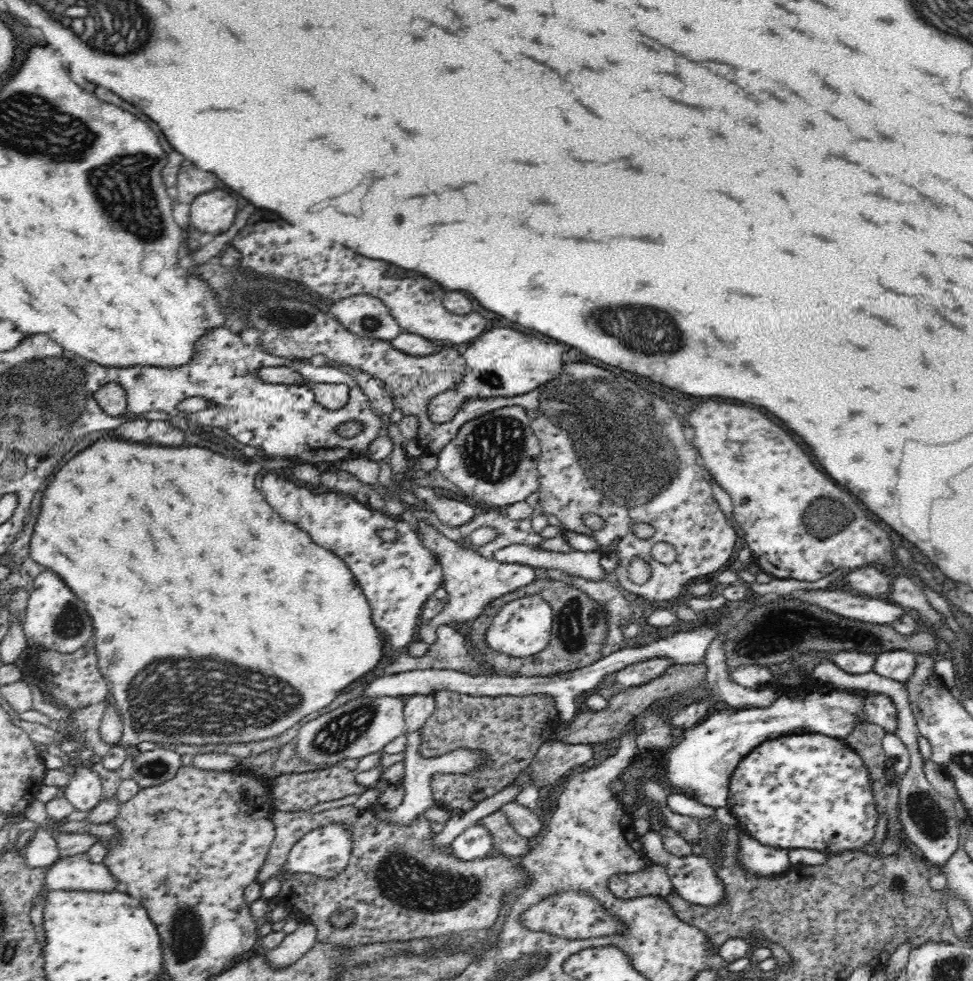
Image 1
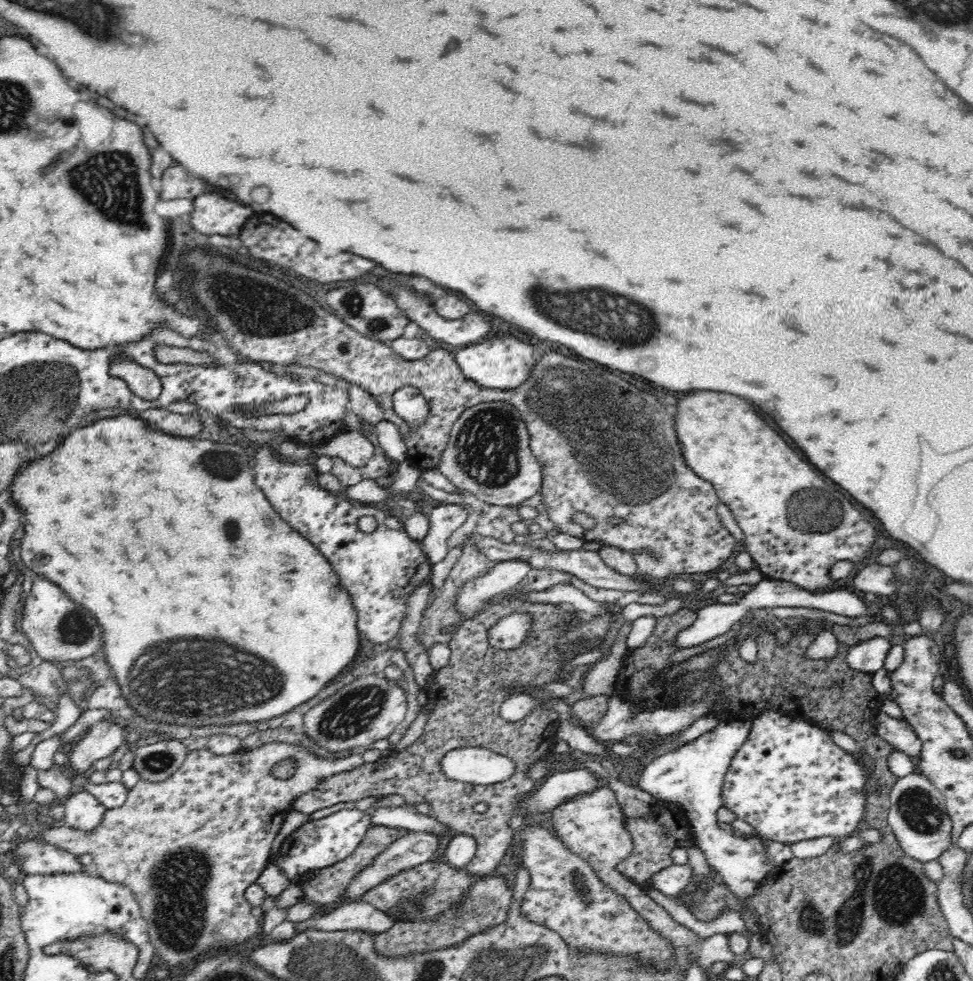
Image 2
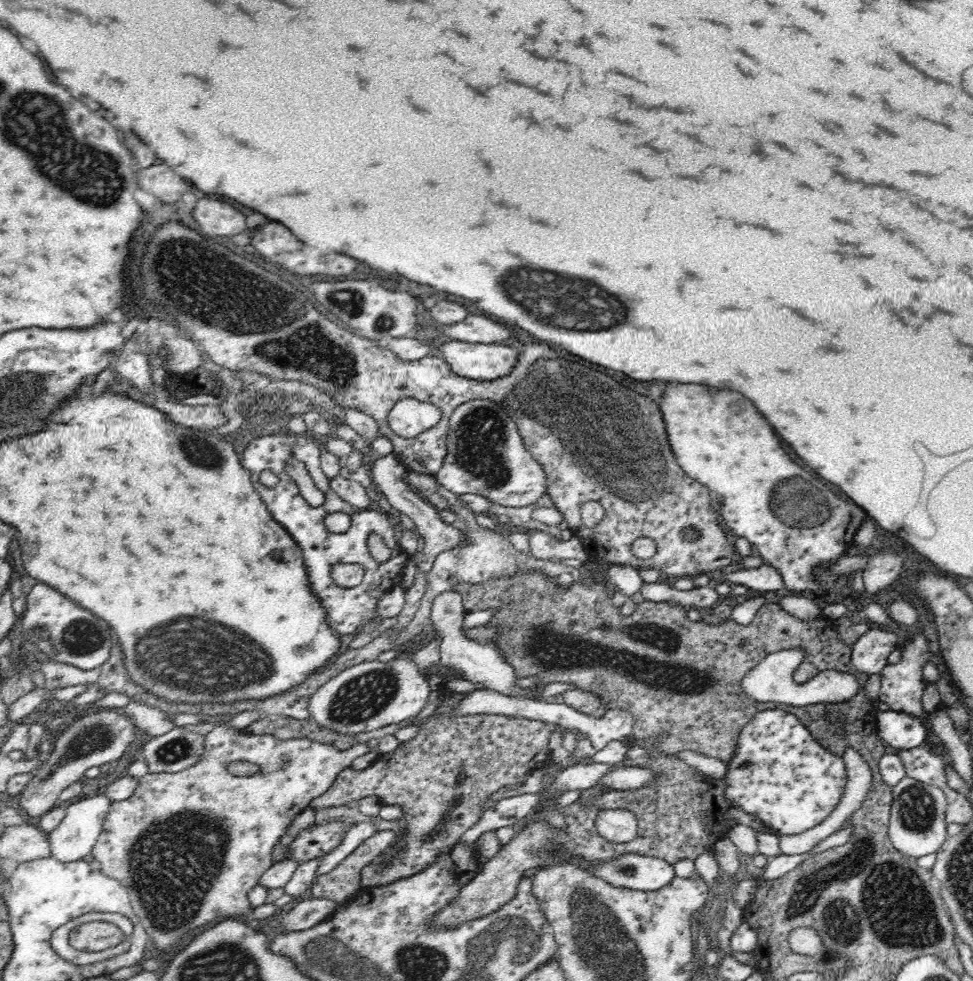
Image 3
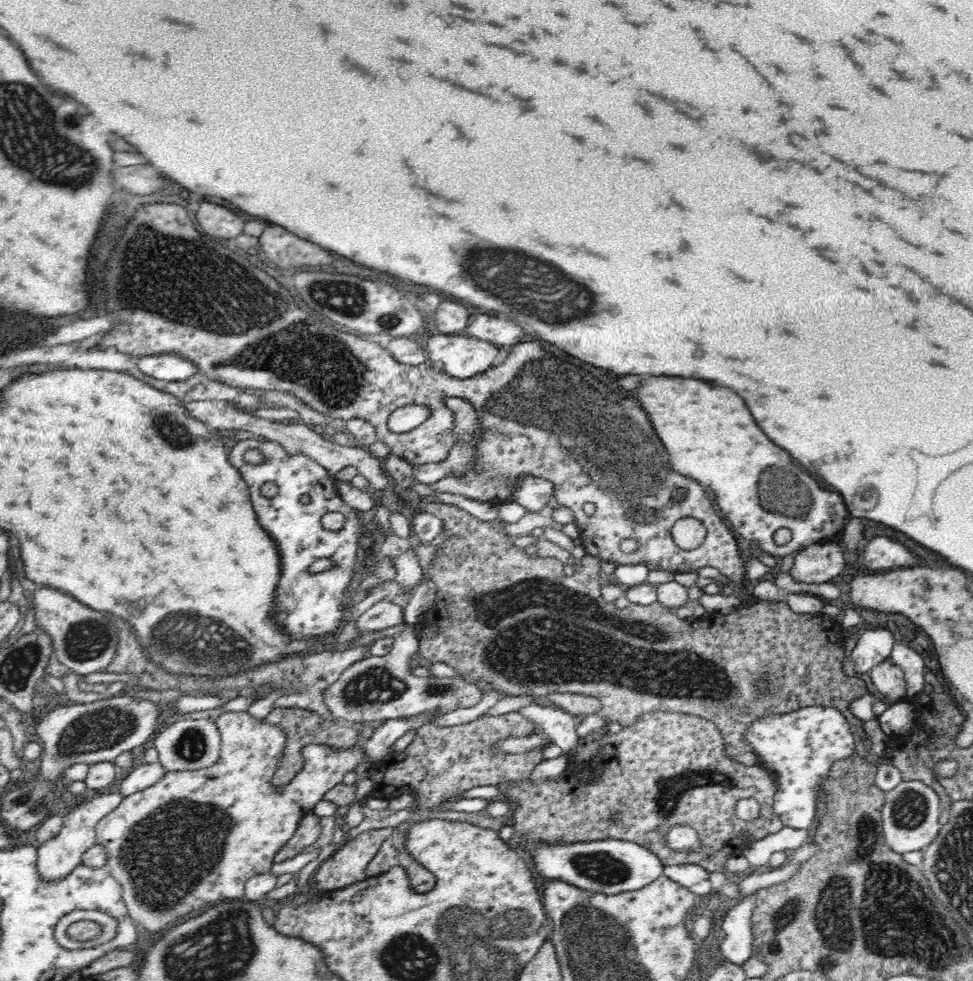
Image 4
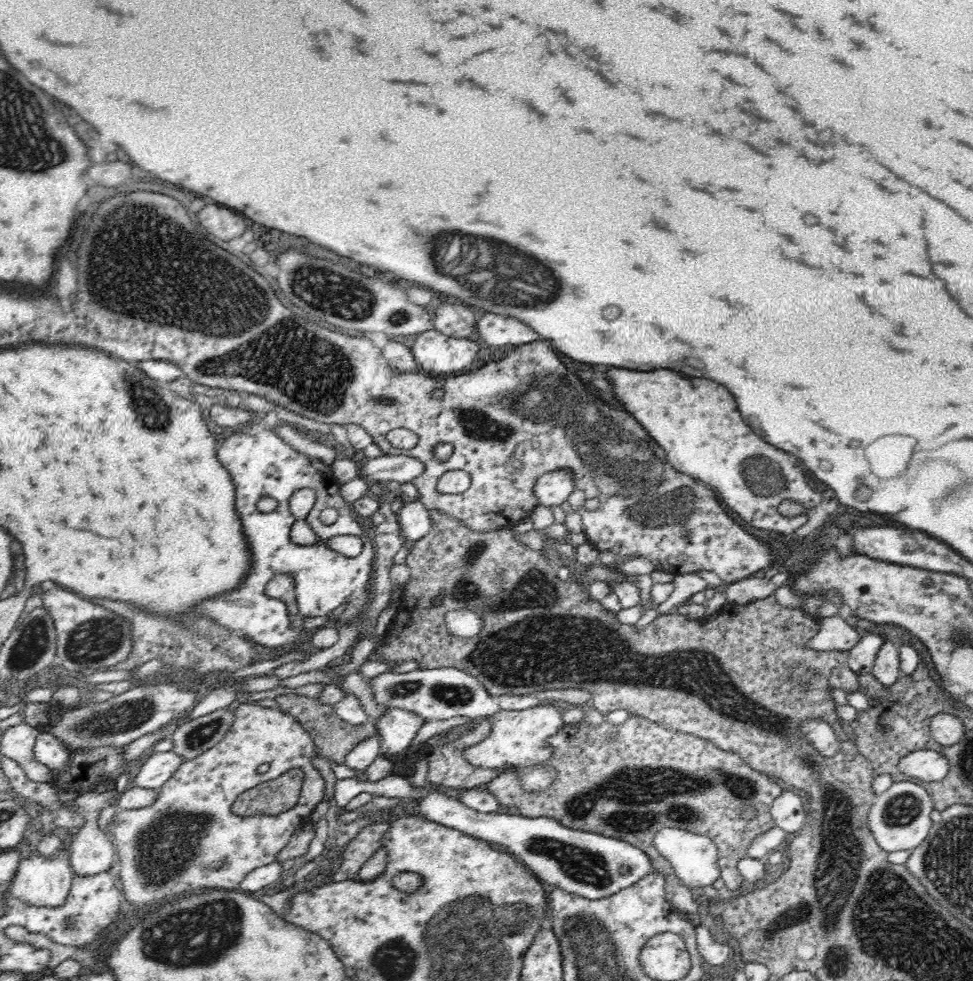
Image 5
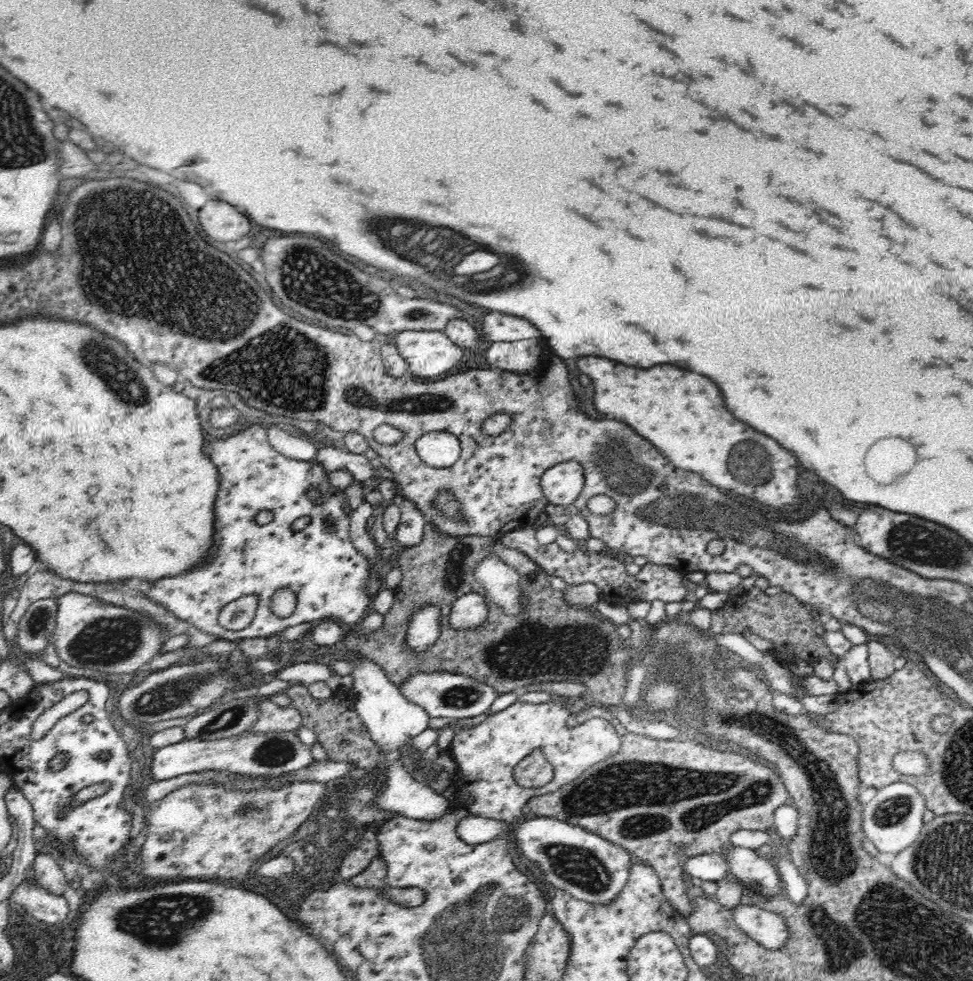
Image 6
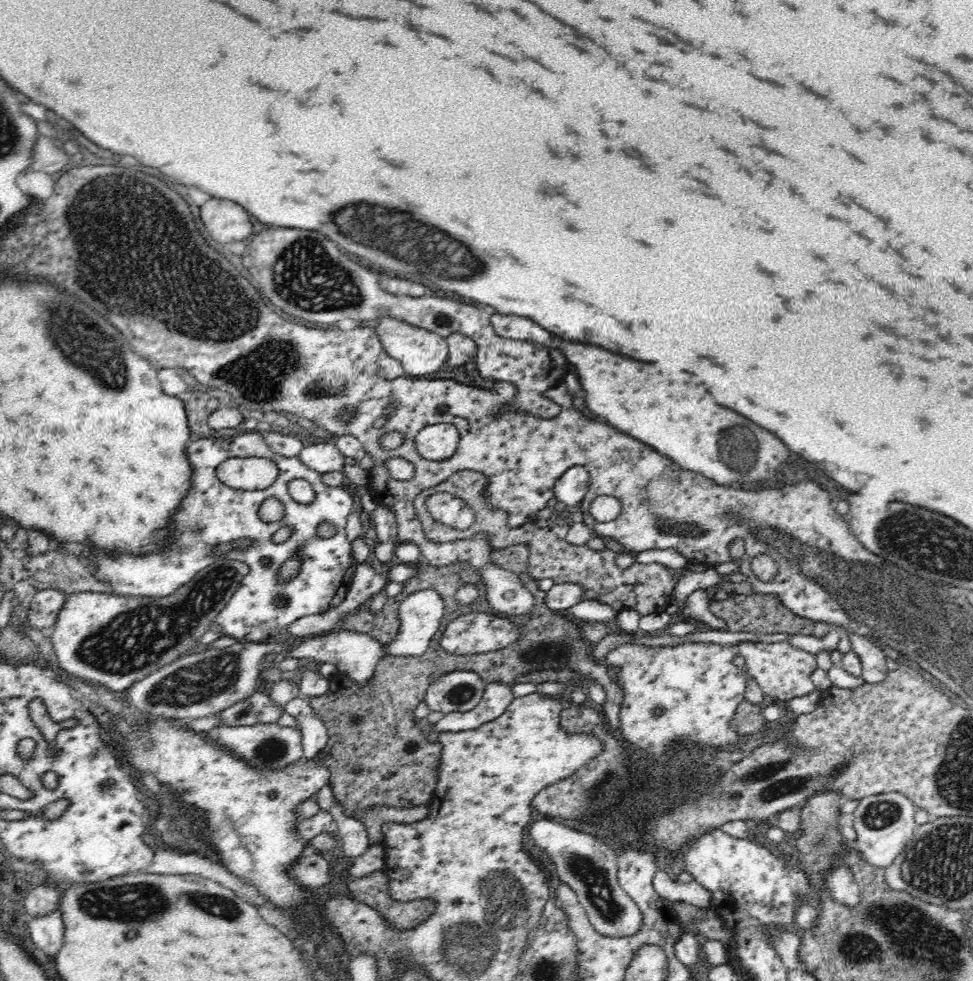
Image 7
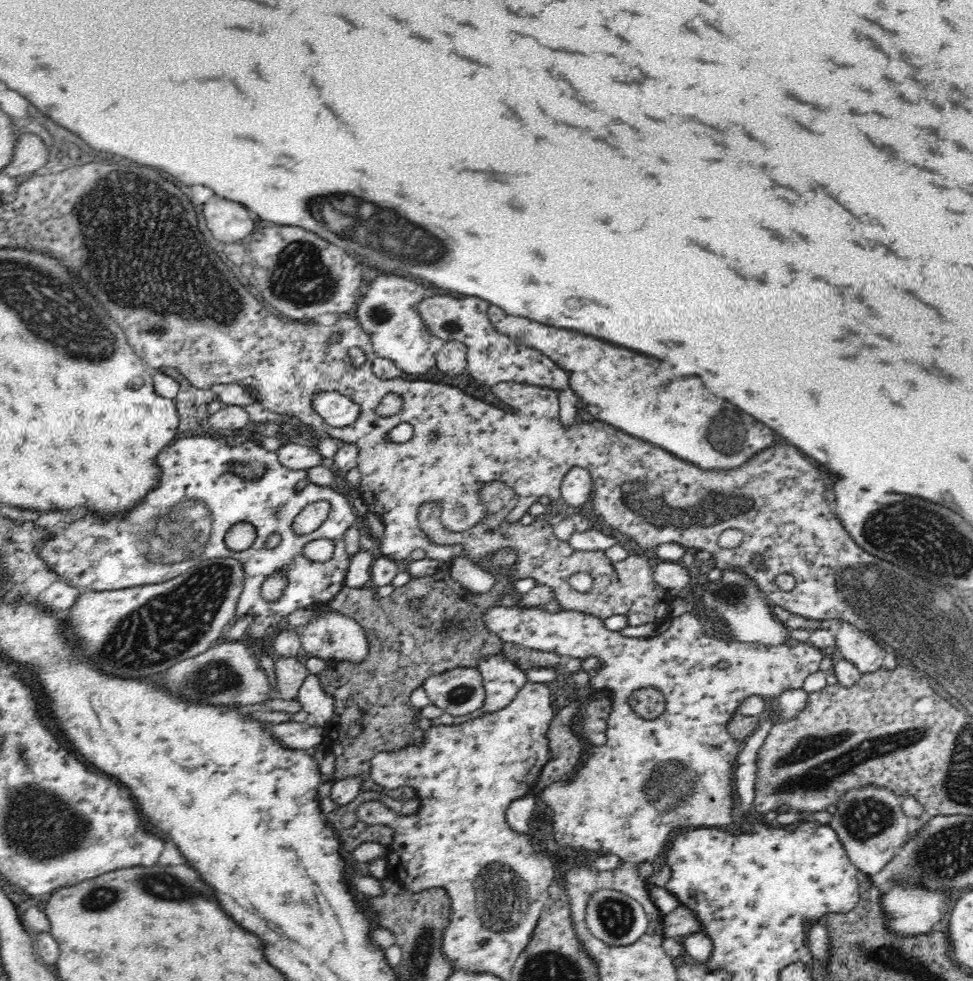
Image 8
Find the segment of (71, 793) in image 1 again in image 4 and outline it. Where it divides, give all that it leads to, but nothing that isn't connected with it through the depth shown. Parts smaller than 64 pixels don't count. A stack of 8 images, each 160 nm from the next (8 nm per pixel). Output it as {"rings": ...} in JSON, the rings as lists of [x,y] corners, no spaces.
{"rings":[[[103,792],[88,803],[82,803],[78,807],[64,810],[64,824],[62,830],[50,840],[39,845],[36,850],[38,877],[42,881],[59,881],[67,874],[81,865],[82,854],[86,848],[96,842],[96,824],[103,816],[112,812],[117,806],[120,806],[122,799],[126,797],[120,792],[107,793]]]}

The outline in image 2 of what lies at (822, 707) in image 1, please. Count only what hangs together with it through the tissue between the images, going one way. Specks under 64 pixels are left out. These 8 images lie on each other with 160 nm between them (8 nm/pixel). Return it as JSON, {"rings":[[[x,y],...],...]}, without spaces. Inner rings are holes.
{"rings":[[[881,712],[878,714],[876,734],[890,743],[896,750],[902,751],[909,757],[916,759],[920,756],[922,743],[911,724],[904,718],[890,718]],[[737,718],[728,722],[721,720],[710,732],[652,760],[644,766],[637,781],[638,789],[657,800],[674,802],[683,810],[691,826],[694,844],[698,845],[711,868],[722,876],[729,888],[731,900],[744,921],[743,932],[749,936],[760,933],[762,923],[759,915],[746,902],[764,888],[777,866],[766,858],[767,851],[758,837],[745,838],[727,832],[718,822],[716,811],[723,806],[724,774],[734,752],[748,738],[750,724]]]}

